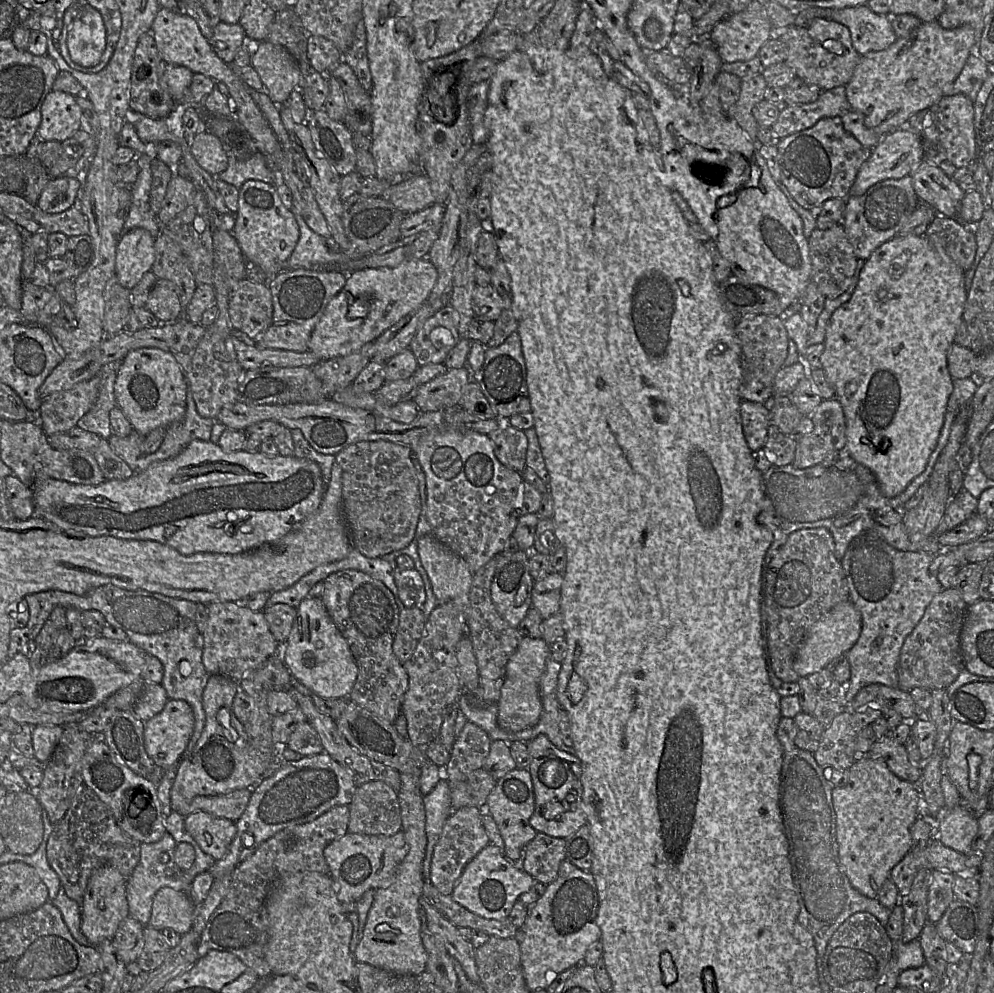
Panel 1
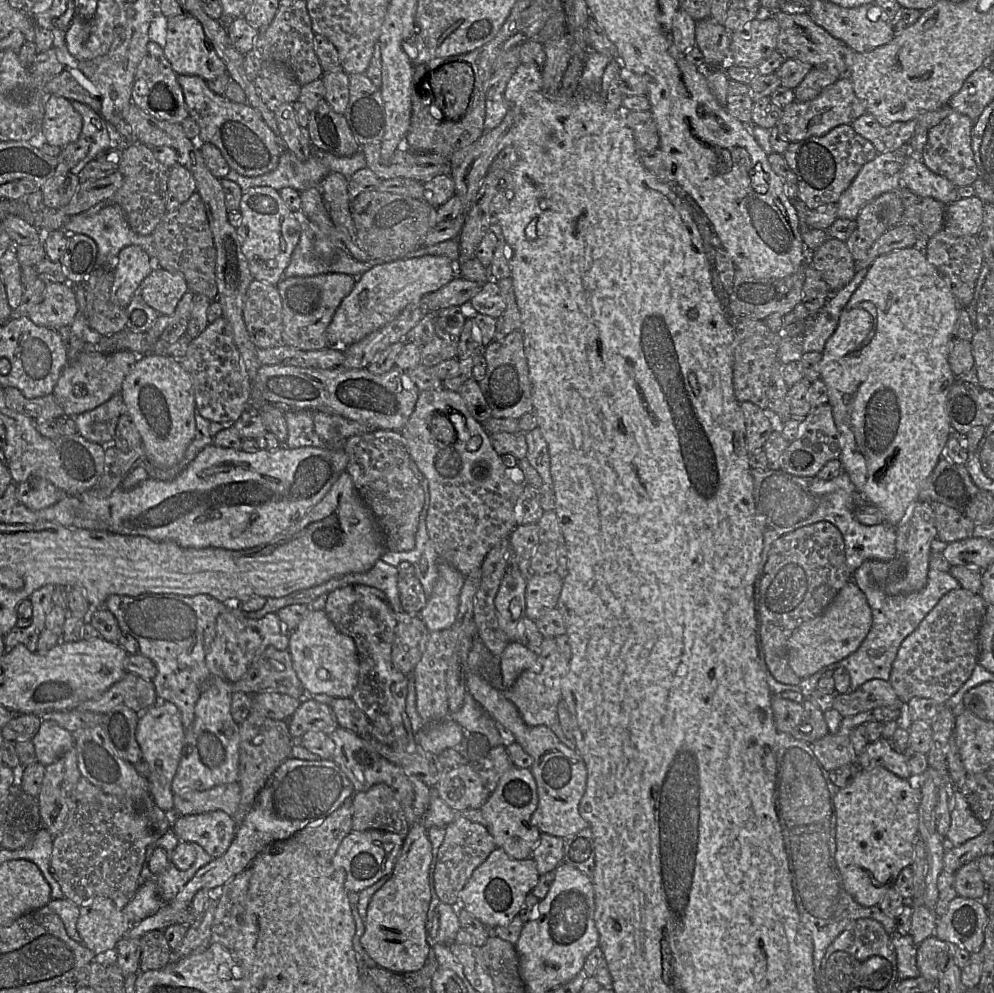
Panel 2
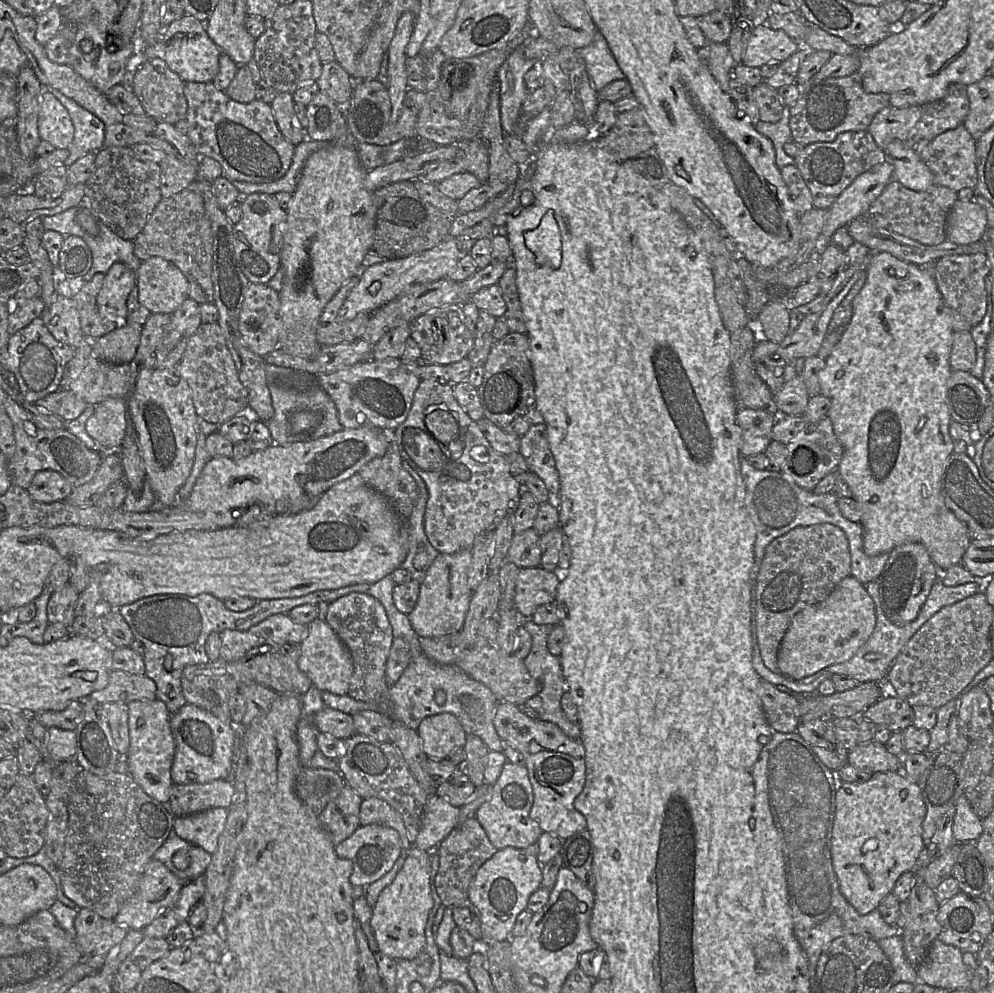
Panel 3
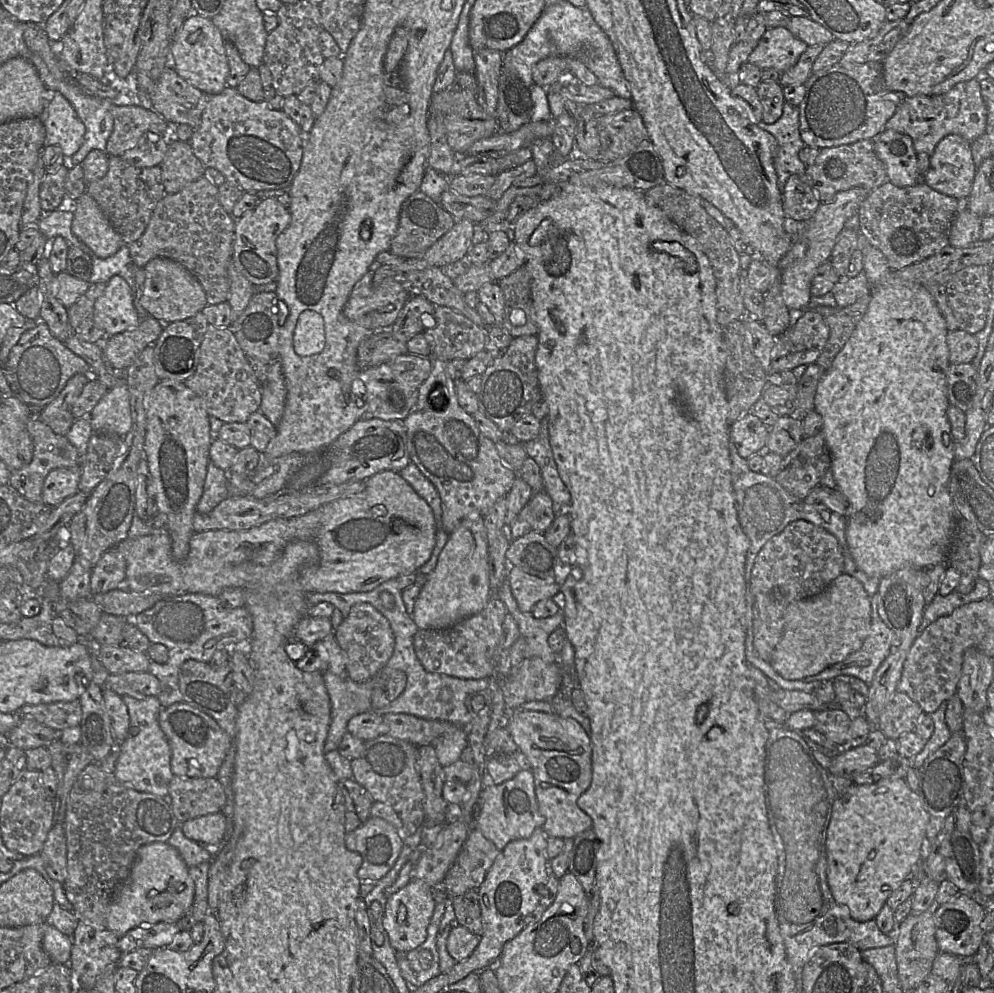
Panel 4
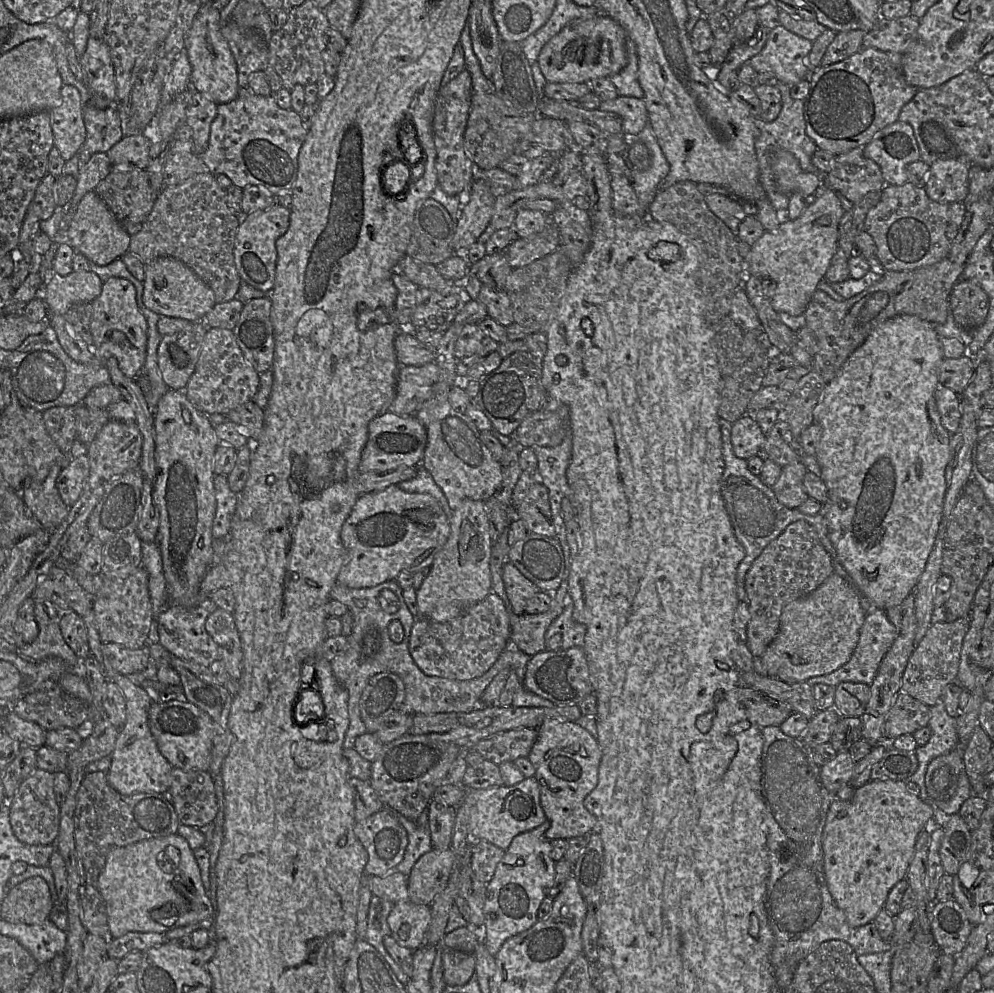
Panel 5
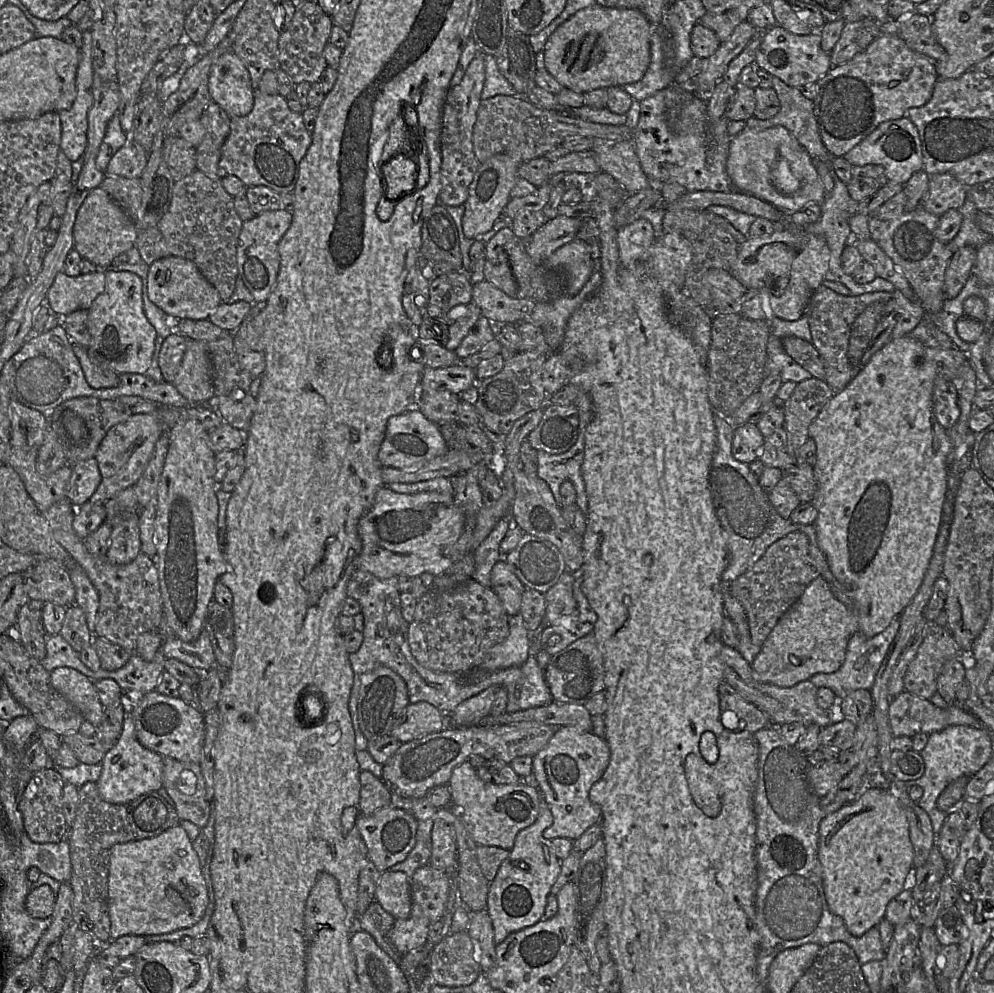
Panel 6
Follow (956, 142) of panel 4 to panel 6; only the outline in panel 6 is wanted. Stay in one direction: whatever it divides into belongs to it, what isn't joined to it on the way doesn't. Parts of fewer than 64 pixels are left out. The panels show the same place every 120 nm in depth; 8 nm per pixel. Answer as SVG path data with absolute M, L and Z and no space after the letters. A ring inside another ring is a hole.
M949 173L929 177L929 185L923 207L941 216L949 209L959 209L966 199L966 187Z

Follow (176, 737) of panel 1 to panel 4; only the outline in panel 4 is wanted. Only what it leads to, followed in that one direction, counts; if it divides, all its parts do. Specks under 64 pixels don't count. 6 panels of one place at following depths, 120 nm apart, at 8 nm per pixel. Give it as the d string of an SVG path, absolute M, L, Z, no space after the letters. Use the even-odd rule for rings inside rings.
M124 695L122 699L128 708L130 724L127 738L121 745L116 745L120 753L114 775L125 787L164 797L169 793L174 775L170 766L171 747L158 720L161 703L156 696L137 699Z

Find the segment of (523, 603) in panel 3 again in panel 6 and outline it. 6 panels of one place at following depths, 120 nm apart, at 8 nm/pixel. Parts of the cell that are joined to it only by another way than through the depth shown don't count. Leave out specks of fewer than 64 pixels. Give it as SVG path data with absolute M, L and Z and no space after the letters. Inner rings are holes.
M504 558L493 566L490 573L491 589L500 599L508 616L519 614L526 587L509 567Z

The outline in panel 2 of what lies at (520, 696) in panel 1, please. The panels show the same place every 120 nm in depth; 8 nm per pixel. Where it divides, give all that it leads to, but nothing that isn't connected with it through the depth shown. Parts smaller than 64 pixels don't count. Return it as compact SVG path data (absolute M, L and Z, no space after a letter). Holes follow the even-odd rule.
M519 641L510 642L505 648L501 655L500 668L503 690L510 689L525 670L531 669L535 673L541 671L538 653L531 651Z

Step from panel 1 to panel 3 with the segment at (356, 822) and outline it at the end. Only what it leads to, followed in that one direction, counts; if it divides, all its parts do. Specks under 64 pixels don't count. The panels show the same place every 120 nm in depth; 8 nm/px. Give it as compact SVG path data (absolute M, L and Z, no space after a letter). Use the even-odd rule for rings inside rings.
M371 797L362 800L359 823L362 826L380 824L393 828L399 833L402 849L407 851L411 846L401 815L386 801L380 798Z

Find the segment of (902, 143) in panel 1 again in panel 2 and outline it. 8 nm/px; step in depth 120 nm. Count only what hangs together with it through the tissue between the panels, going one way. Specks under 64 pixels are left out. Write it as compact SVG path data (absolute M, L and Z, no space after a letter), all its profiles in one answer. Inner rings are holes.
M908 148L878 153L872 161L866 163L836 203L837 218L855 220L861 209L870 201L886 192L898 190L901 187L901 174L908 153Z

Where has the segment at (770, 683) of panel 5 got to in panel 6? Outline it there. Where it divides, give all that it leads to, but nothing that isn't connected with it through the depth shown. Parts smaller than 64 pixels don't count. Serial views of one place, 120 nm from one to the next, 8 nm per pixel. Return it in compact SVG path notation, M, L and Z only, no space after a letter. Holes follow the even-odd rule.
M723 645L721 649L720 660L723 664L724 680L745 700L762 710L770 718L773 725L781 726L786 723L799 722L806 727L816 724L824 728L833 723L828 713L817 705L818 688L809 680L799 682L792 687L779 687L758 682L753 678L751 664L744 659L738 649L727 645Z

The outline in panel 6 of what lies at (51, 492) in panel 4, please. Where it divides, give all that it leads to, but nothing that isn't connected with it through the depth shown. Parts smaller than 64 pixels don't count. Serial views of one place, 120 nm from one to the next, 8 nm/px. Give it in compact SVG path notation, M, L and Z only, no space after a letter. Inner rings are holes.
M95 457L75 463L67 483L67 499L75 507L82 506L90 500L101 479Z

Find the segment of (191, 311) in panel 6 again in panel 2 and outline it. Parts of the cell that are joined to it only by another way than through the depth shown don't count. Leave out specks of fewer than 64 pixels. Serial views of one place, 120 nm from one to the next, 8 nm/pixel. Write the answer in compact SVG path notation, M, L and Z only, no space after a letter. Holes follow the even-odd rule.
M155 266L142 281L139 294L160 315L171 315L188 290L182 273Z

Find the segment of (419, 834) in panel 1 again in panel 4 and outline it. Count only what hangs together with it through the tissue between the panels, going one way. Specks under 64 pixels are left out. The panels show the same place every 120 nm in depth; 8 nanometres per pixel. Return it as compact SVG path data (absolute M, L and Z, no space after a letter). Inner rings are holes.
M411 879L404 887L389 896L385 904L382 923L390 945L396 952L407 953L425 941L434 907L434 890L420 879Z

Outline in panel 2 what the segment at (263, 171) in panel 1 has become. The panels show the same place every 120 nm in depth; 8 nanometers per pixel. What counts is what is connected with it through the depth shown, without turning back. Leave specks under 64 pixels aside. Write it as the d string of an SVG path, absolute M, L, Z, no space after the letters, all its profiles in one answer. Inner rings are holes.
M312 145L312 153L306 161L300 161L293 152L284 150L280 156L277 168L269 173L260 176L244 176L234 169L231 169L227 173L226 178L237 183L243 192L251 187L263 186L272 187L277 191L286 187L291 187L298 192L301 192L311 187L318 187L319 183L330 173L340 173L349 179L349 177L351 177L356 171L366 167L366 159L361 150L358 150L351 156L342 157L330 152L317 150Z

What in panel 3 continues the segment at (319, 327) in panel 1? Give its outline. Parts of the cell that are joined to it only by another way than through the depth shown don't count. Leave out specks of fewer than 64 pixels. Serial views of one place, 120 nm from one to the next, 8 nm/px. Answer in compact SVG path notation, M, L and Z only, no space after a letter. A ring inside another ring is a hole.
M448 235L431 249L401 258L385 259L381 263L363 268L359 283L350 291L338 311L337 322L352 320L363 312L374 313L414 284L447 278L462 255L455 237Z

